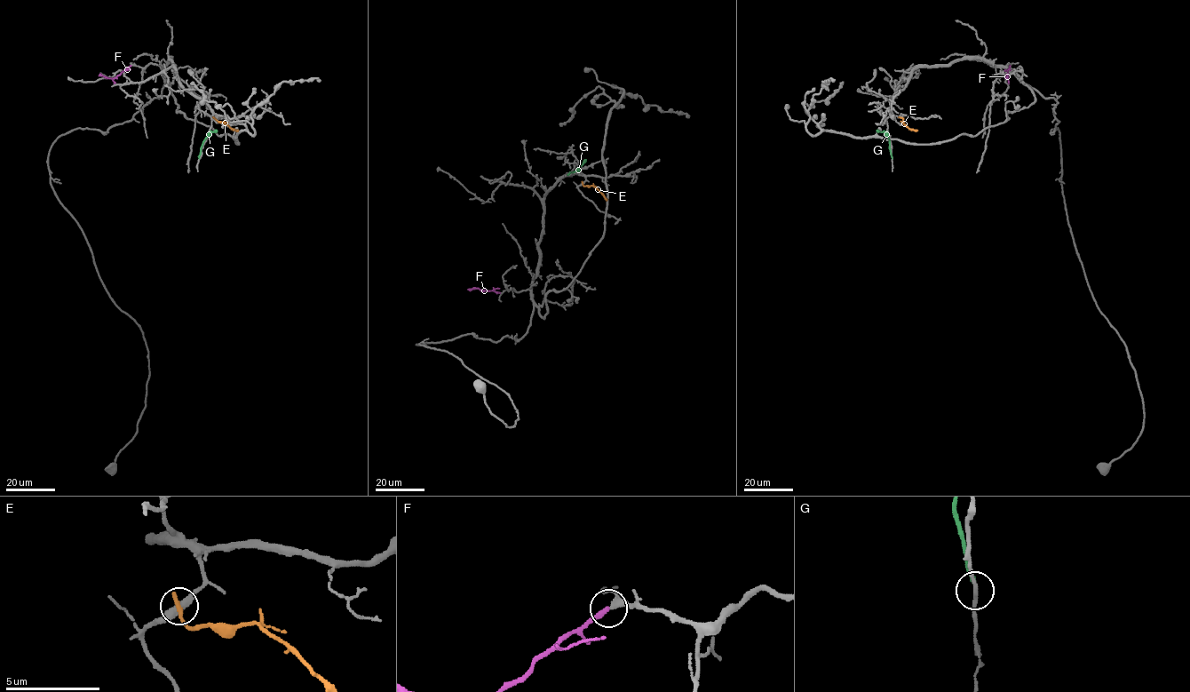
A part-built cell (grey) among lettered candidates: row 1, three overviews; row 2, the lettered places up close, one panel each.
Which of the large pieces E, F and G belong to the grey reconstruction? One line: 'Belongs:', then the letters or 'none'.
Belongs: F

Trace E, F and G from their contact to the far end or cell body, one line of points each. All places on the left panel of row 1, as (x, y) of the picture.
E: (213, 117), (237, 130)
F: (130, 66), (113, 78), (99, 75)
G: (199, 158), (204, 139), (210, 132), (217, 131)

